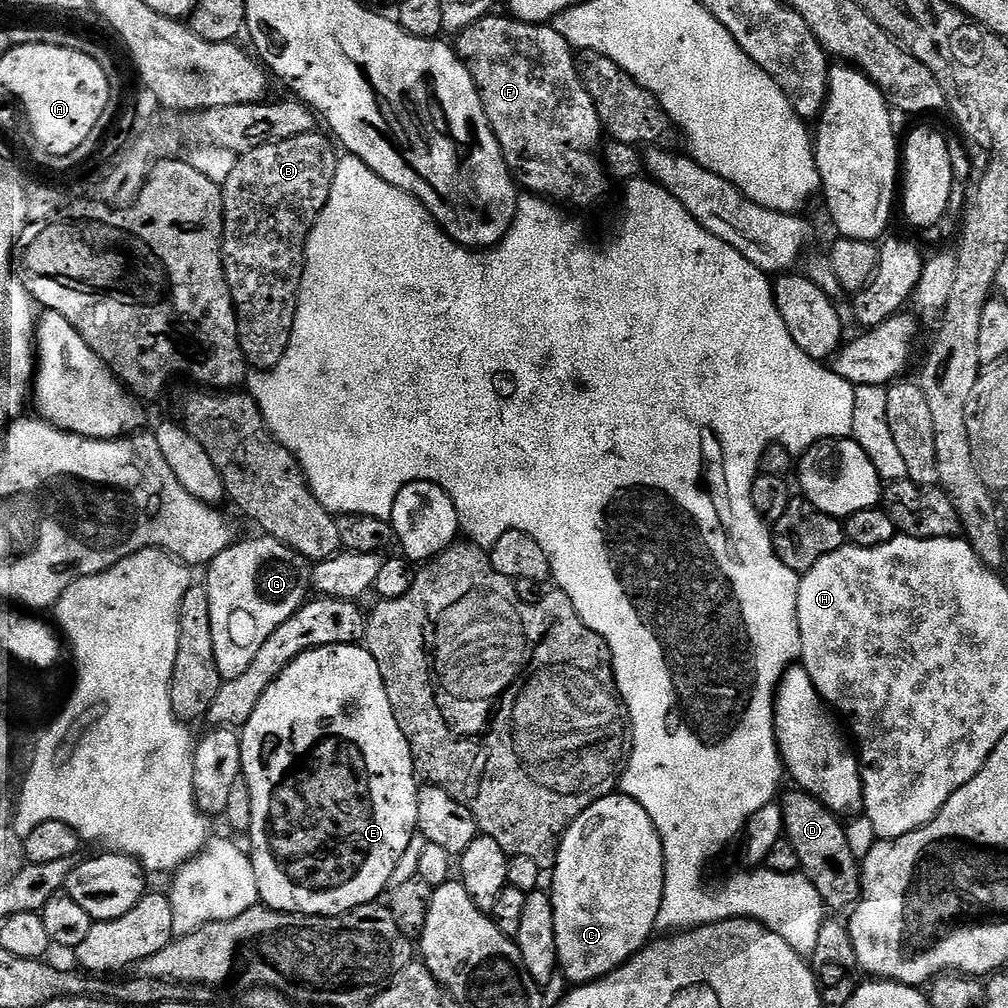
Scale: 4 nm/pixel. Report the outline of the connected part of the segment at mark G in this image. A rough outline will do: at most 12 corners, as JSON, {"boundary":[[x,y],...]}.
{"boundary":[[273,536],[207,565],[221,681],[310,596],[309,561]]}

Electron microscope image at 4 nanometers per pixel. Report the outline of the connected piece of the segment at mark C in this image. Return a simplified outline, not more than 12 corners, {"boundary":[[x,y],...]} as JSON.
{"boundary":[[604,796],[551,869],[558,968],[609,976],[653,939],[664,851]]}

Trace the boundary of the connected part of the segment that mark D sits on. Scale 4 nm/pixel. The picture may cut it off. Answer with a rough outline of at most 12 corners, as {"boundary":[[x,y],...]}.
{"boundary":[[808,792],[779,797],[800,872],[829,909],[860,899],[841,817]]}

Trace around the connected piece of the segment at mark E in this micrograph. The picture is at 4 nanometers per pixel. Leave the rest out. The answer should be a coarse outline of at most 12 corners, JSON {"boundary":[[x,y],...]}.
{"boundary":[[367,647],[242,725],[259,903],[379,901],[420,788]]}

